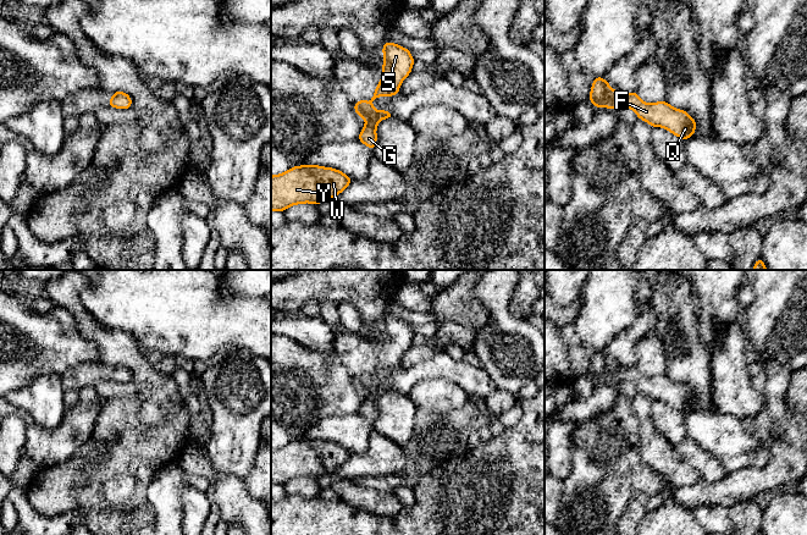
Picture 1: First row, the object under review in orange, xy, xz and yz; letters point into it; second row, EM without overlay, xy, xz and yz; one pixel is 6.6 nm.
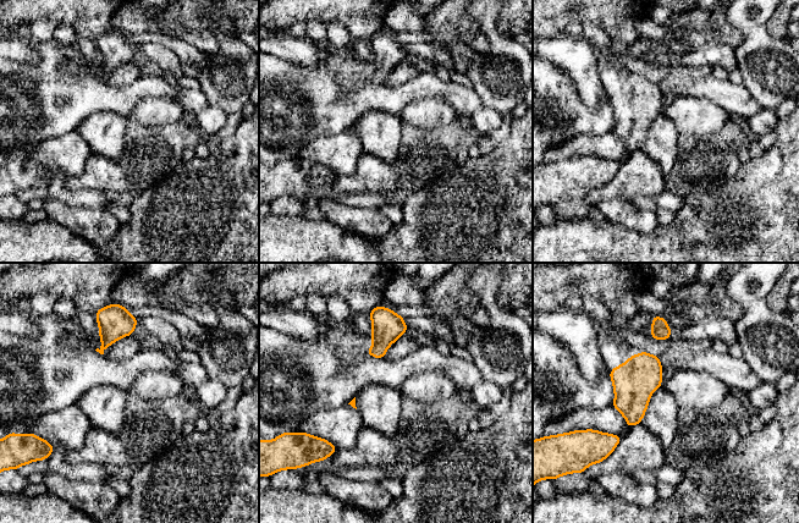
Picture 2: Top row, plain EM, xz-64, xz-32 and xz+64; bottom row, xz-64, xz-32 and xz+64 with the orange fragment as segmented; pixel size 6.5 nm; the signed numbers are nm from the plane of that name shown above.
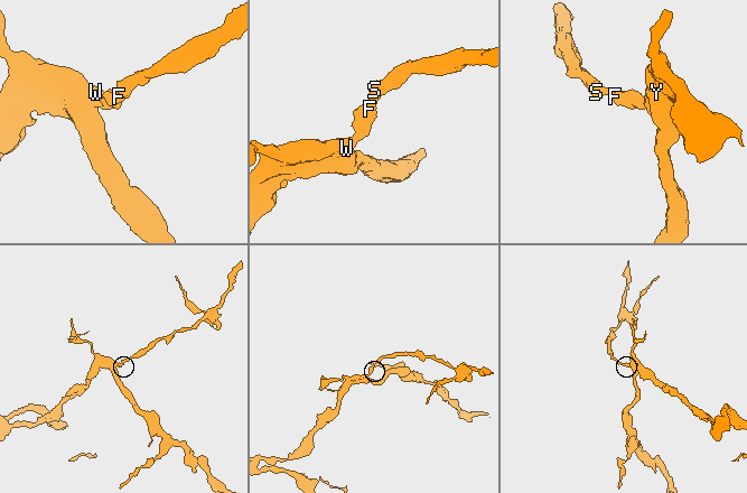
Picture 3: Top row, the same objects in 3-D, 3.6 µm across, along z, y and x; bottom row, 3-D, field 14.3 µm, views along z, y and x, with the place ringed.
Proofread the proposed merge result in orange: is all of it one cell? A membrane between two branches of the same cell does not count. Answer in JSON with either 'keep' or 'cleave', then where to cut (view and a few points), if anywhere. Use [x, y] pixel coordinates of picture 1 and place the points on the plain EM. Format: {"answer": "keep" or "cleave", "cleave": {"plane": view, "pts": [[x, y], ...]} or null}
{"answer": "keep", "cleave": null}

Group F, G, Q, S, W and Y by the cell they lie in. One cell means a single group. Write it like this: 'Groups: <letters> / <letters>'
Groups: F G Q S W Y

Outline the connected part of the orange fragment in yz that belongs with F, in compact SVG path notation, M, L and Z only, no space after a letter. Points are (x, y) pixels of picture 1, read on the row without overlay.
M595 351L590 376L596 381L632 382L640 393L652 401L663 401L685 414L690 413L696 404L696 395L686 385L674 382L667 375L647 377L639 371L636 365L624 369L621 365L613 364L603 351Z

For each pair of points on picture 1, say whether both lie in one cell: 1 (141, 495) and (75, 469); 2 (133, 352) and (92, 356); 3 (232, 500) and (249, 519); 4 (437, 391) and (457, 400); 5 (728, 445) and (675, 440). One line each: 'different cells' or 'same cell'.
1: same cell
2: different cells
3: same cell
4: same cell
5: different cells

